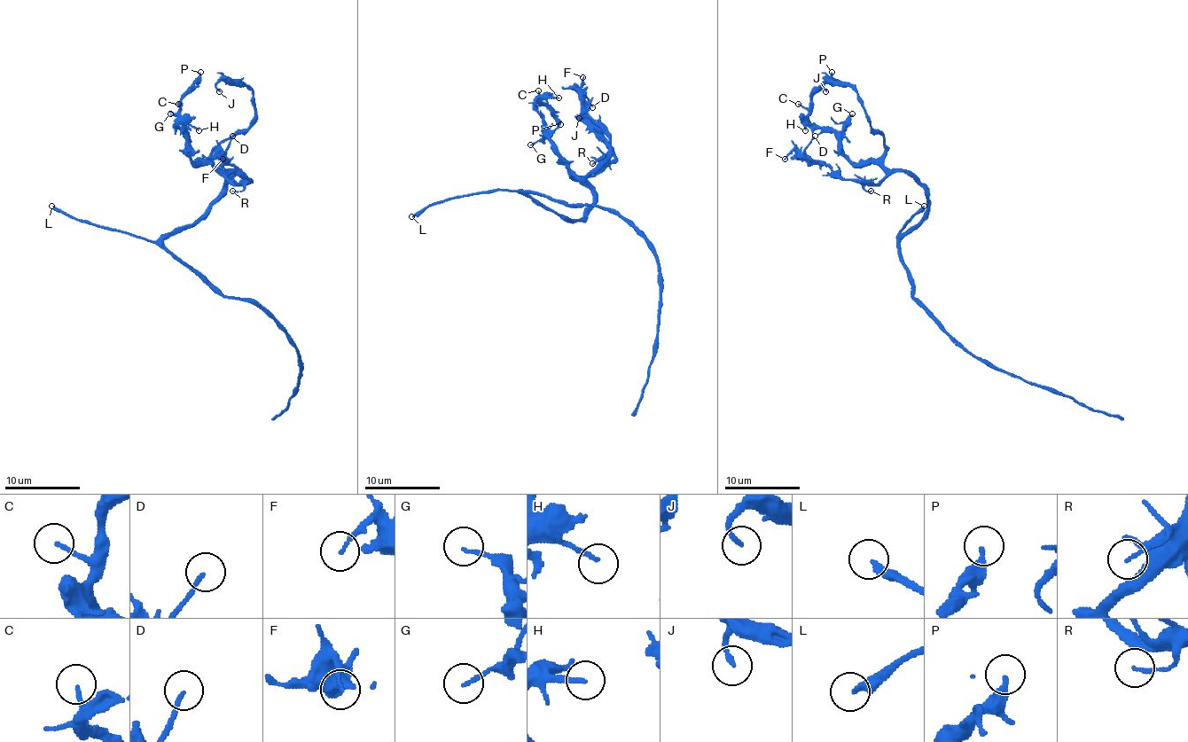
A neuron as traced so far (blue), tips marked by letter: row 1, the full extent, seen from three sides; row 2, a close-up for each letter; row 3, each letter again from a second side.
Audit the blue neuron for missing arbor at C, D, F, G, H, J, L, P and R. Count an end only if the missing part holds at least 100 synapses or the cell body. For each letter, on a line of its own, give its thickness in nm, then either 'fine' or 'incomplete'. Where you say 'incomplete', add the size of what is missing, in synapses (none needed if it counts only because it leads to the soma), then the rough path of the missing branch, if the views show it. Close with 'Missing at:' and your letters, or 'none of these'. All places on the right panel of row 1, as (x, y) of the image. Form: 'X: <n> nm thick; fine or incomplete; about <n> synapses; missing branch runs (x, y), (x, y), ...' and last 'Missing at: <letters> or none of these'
C: 150 nm thick; fine
D: 130 nm thick; fine
F: 100 nm thick; fine
G: 130 nm thick; fine
H: 150 nm thick; fine
J: 160 nm thick; fine
L: 280 nm thick; incomplete; about 160 synapses
P: 320 nm thick; fine
R: 120 nm thick; fine
Missing at: L

